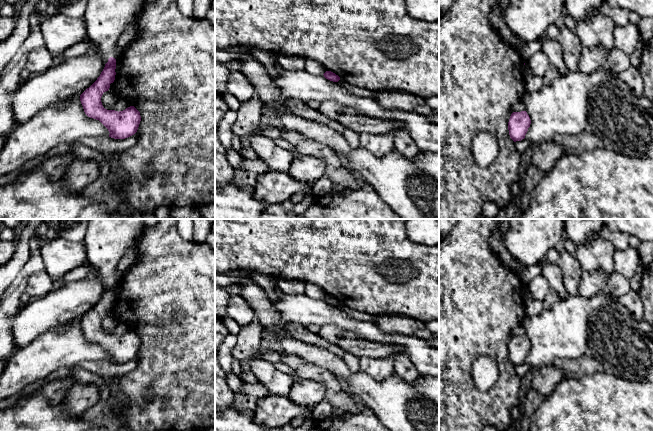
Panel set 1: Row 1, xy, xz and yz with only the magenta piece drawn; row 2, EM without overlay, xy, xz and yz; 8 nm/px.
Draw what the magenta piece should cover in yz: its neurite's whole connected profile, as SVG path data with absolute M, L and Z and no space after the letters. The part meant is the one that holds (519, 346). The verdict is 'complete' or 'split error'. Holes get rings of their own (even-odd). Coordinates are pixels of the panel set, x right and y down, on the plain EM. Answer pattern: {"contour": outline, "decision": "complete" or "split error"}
{"contour": "M526 335L513 336L508 346L510 362L516 366L525 362L531 344Z", "decision": "complete"}

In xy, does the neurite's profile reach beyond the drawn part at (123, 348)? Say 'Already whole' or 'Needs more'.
Already whole

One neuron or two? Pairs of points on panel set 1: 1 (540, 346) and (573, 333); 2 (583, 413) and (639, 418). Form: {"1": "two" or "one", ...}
{"1": "one", "2": "one"}

